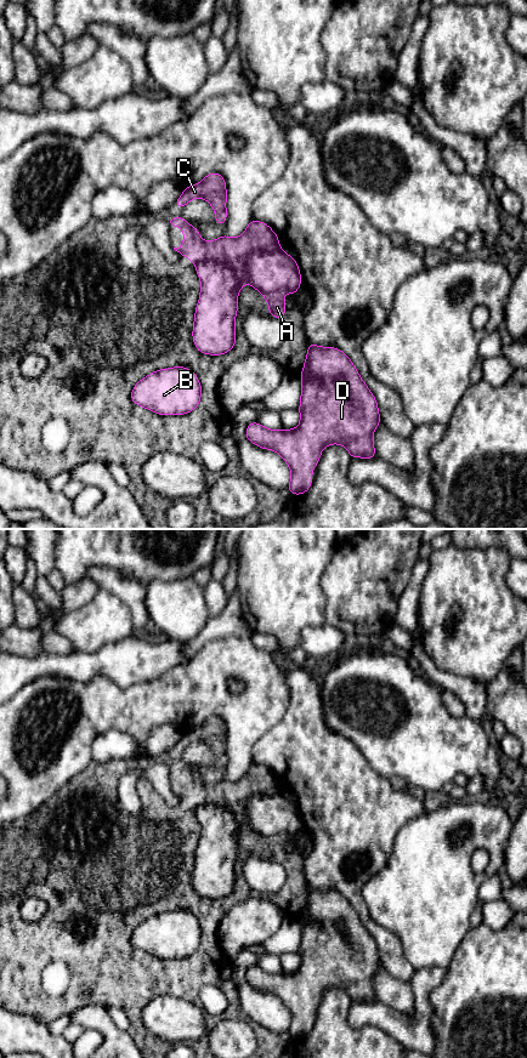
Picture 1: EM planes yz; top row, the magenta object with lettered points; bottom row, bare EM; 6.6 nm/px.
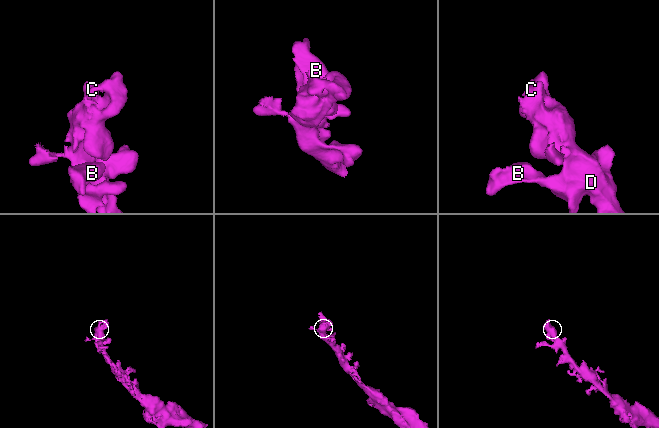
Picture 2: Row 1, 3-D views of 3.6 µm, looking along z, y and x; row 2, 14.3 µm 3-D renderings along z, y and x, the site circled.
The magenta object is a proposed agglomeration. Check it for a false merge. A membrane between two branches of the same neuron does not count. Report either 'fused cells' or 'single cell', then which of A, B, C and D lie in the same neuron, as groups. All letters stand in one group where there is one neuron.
fused cells; A C / B D

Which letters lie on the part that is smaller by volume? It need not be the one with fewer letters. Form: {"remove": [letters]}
{"remove": ["A", "C"]}

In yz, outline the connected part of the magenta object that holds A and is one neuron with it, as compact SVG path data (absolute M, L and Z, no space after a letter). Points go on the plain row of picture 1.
M273 835L270 837L264 837L264 842L268 847L270 859L276 863L280 863L285 859L287 852L284 849L284 836L283 835Z

